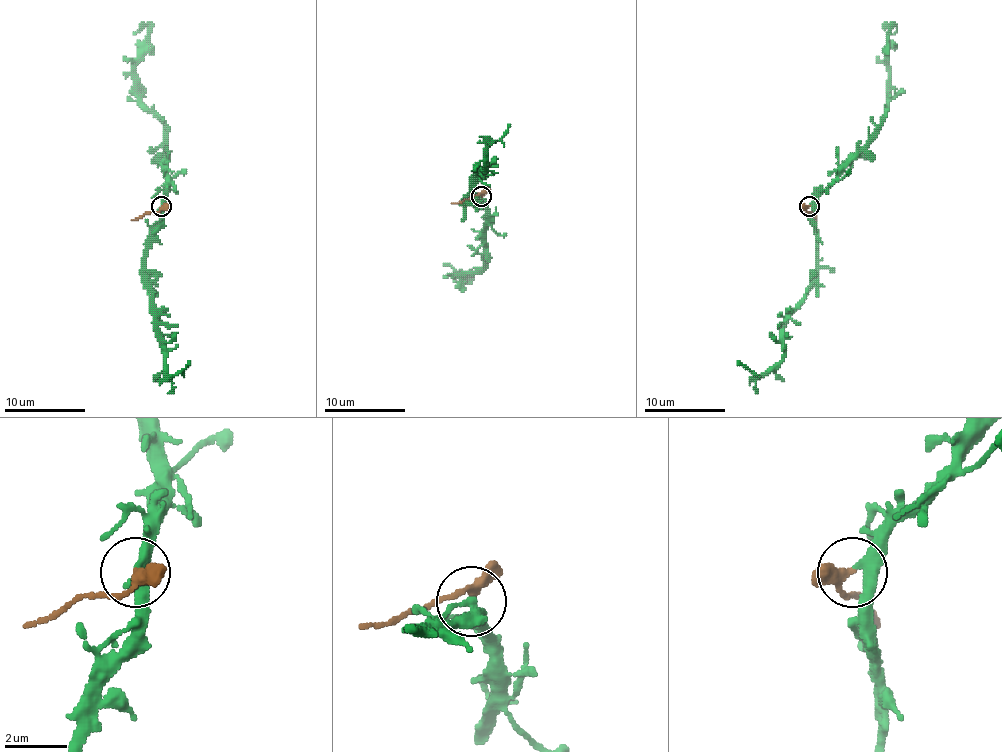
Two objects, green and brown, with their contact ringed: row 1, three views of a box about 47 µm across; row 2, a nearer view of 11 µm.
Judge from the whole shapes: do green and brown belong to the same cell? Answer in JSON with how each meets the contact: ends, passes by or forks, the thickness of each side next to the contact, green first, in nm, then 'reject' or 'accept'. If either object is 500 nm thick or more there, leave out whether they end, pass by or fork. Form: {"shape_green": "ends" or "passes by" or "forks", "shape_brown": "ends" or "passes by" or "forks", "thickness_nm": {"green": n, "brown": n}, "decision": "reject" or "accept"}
{"shape_green": "passes by", "shape_brown": "passes by", "thickness_nm": {"green": 340, "brown": 260}, "decision": "reject"}

